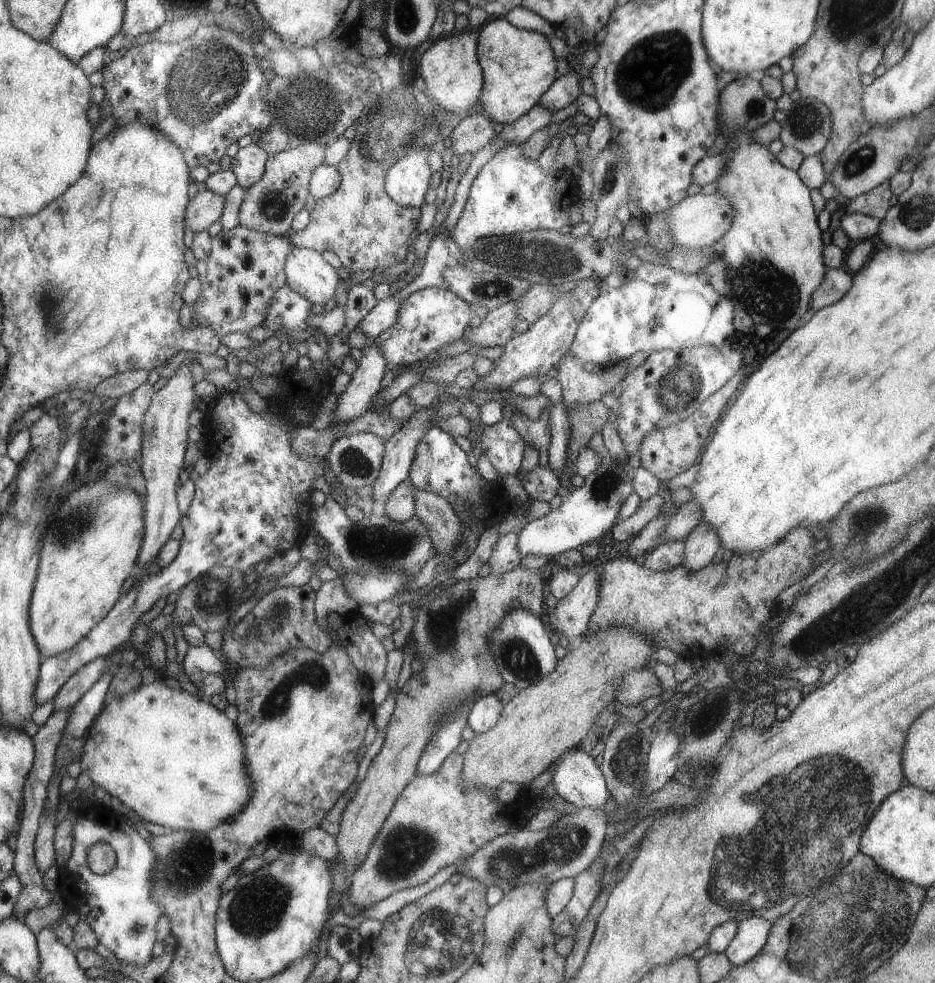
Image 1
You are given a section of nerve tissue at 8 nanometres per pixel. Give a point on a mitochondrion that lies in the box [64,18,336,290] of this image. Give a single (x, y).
(199, 85)

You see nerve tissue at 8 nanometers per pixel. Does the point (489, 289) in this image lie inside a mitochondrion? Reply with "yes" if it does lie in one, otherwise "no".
yes

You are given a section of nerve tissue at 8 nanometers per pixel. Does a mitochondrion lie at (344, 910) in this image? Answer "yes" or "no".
no

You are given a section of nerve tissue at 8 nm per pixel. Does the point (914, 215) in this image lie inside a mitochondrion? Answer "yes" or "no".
yes

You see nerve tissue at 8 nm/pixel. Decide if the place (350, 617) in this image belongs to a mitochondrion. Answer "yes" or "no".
no

